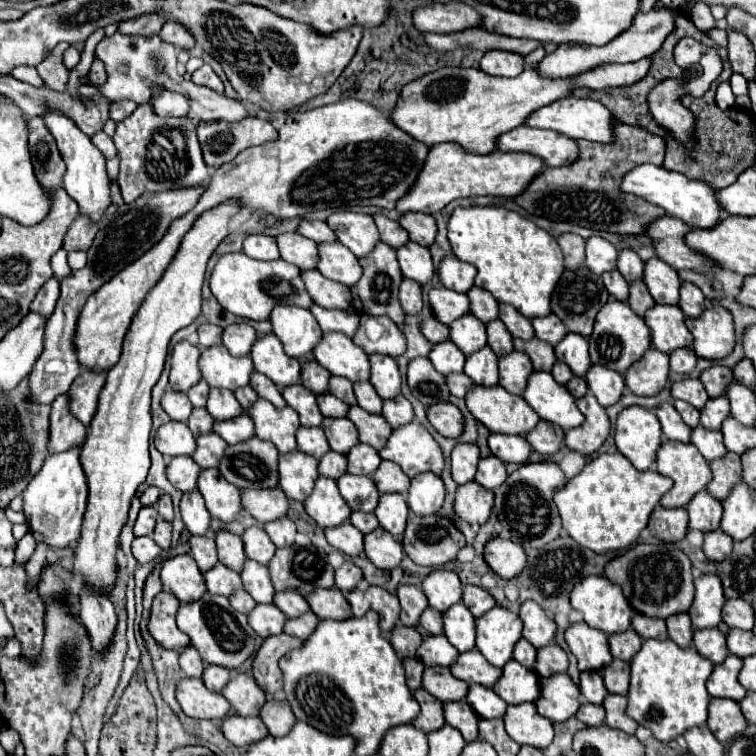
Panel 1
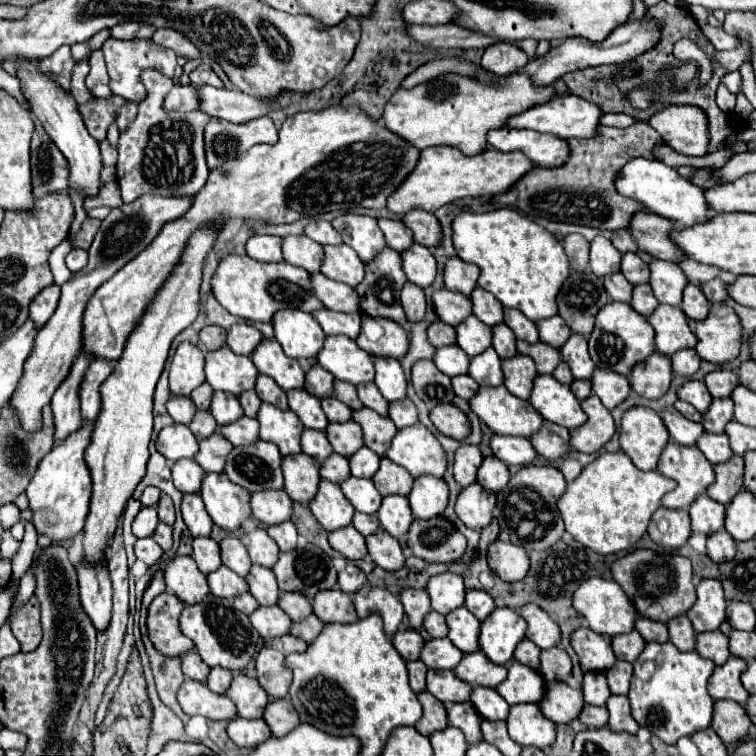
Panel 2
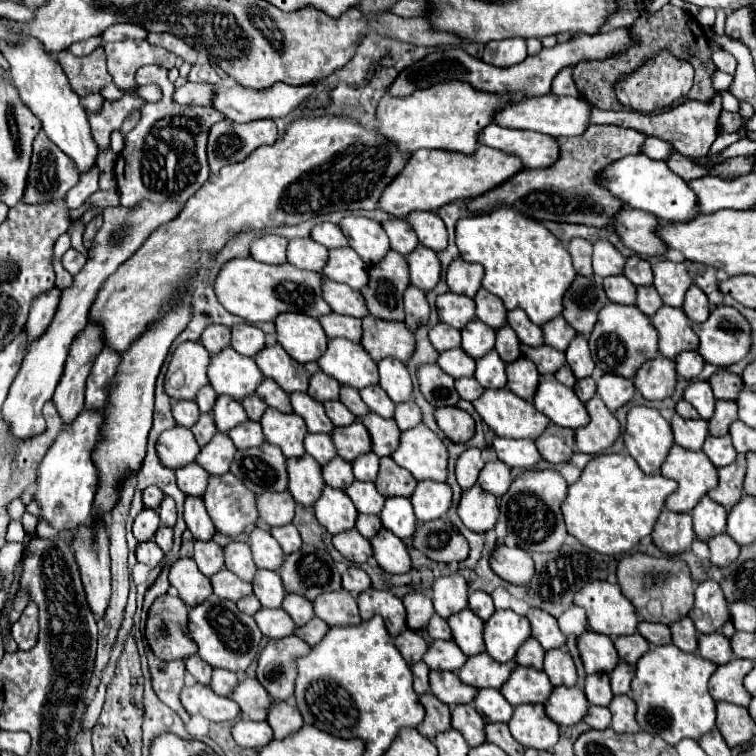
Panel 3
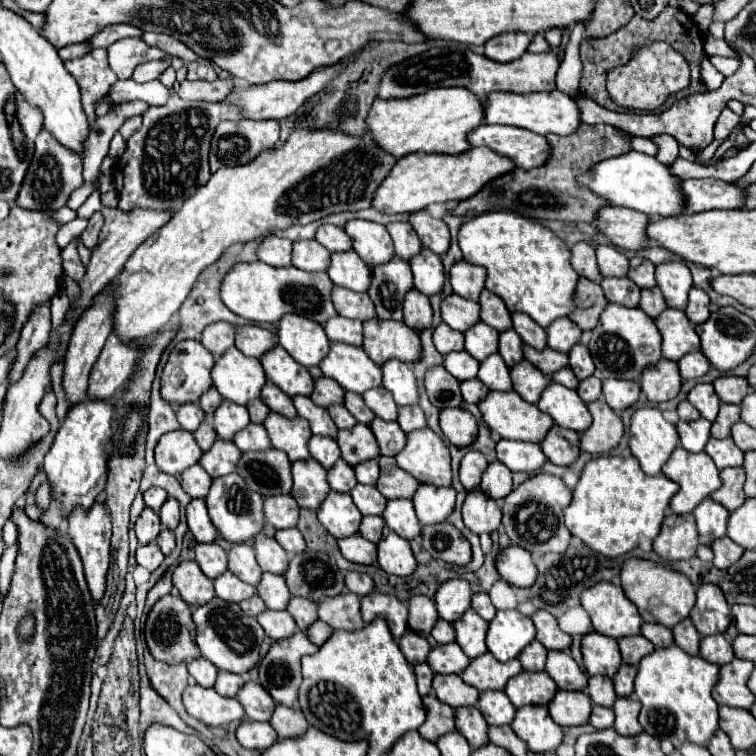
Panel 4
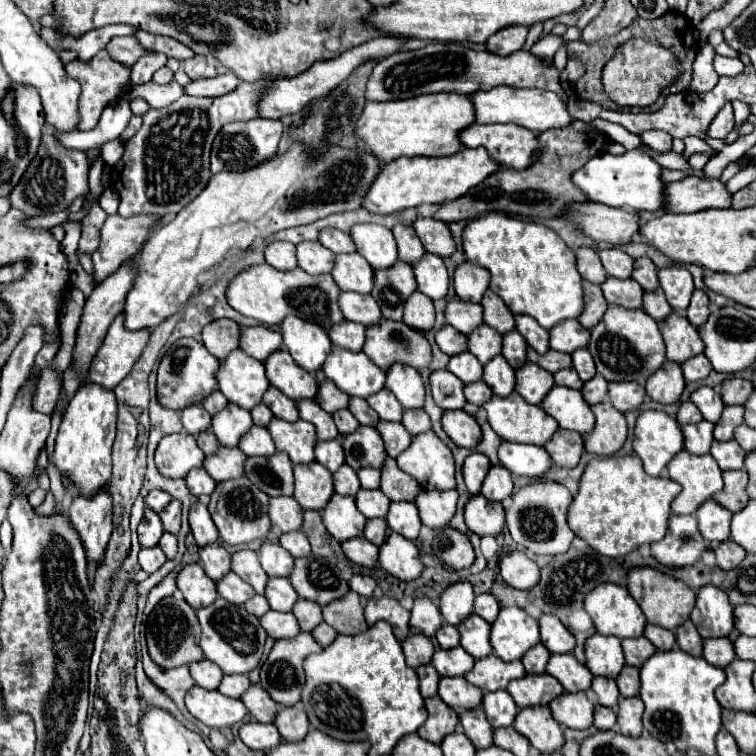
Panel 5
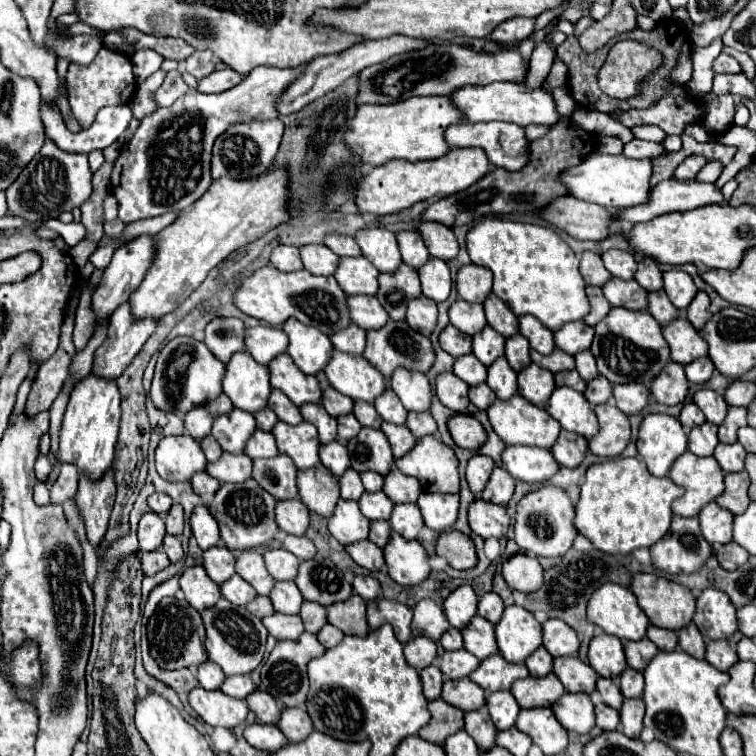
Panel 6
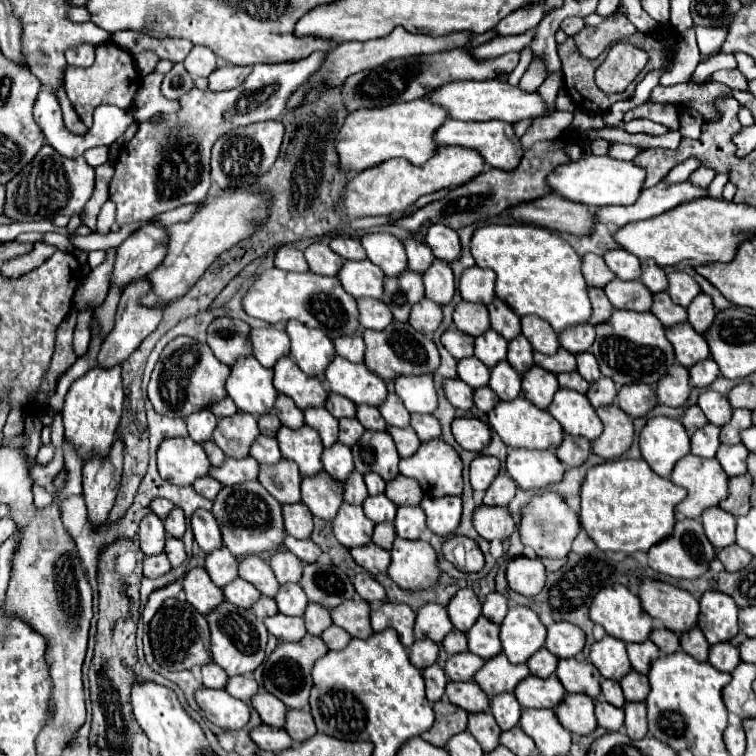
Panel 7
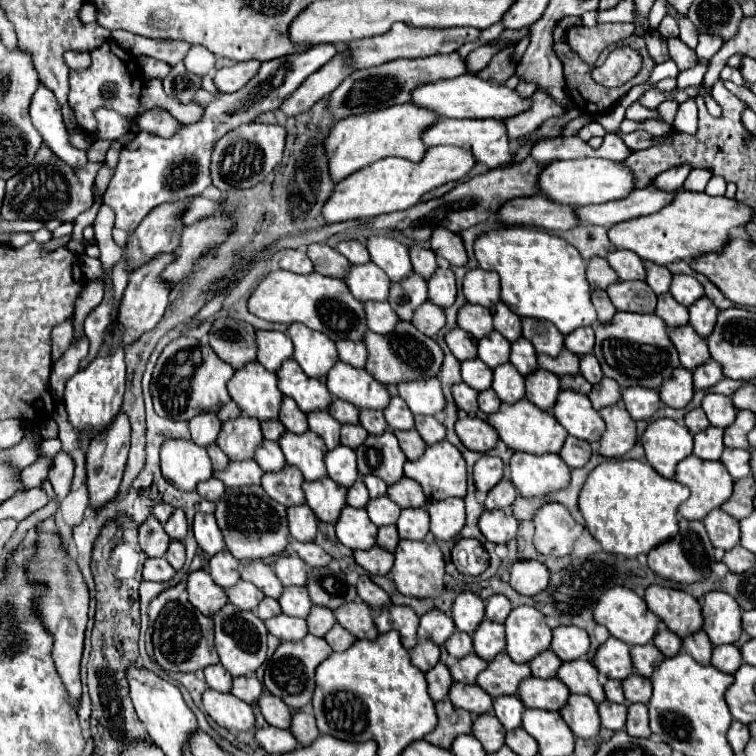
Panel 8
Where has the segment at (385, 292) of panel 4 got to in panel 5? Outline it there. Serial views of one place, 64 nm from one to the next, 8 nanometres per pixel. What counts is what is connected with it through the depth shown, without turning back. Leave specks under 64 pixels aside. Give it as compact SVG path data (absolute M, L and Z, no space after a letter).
M396 262L388 270L376 270L376 284L372 298L378 302L384 318L402 320L402 306L406 298L418 290L414 270L406 262Z

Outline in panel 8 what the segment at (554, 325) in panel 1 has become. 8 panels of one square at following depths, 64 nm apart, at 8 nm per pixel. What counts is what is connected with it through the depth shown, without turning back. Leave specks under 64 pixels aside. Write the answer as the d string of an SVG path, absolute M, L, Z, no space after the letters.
M578 328L574 330L572 334L568 334L564 338L564 346L578 354L578 356L584 356L584 354L592 354L594 350L594 330L592 328Z

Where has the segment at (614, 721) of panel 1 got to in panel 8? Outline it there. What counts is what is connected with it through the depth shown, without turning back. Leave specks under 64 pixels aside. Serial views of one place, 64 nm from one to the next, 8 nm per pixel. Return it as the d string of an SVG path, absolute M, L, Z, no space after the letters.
M628 704L628 720L626 732L636 738L650 738L650 724L648 724L648 706L646 704Z

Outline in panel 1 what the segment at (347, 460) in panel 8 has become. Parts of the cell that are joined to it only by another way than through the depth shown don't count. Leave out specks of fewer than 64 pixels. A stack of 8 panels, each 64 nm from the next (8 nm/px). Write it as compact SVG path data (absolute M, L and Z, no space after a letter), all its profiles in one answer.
M302 426L296 432L296 440L298 440L298 450L314 456L316 460L320 460L330 450L322 428L304 428Z

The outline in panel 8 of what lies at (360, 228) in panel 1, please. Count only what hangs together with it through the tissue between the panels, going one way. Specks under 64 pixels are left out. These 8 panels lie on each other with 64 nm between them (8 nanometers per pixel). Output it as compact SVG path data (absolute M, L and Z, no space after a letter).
M370 236L366 244L370 258L376 266L380 266L392 282L406 280L414 268L408 258L408 248L394 238L386 236Z

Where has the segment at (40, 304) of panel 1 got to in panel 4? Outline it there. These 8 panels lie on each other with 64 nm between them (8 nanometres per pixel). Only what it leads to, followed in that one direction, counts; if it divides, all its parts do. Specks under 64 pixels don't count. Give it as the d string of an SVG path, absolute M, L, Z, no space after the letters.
M50 302L38 306L30 316L30 322L22 328L22 338L16 344L16 360L8 372L8 386L22 378L30 358L48 342L50 336Z

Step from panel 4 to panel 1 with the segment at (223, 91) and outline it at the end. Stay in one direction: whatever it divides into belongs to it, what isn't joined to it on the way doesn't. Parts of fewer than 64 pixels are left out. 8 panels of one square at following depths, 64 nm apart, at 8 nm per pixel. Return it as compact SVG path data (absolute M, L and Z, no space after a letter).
M164 92L156 102L154 102L154 112L160 116L186 116L188 102L182 98L182 94L174 92Z

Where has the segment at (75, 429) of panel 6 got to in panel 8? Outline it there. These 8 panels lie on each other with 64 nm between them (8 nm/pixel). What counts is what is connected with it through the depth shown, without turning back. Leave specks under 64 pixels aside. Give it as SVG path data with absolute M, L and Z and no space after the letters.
M114 350L114 354L108 356L96 356L86 368L68 378L64 404L68 410L68 420L72 422L76 432L88 432L90 436L94 436L112 422L112 418L120 412L122 406L124 380L126 380L124 350Z

